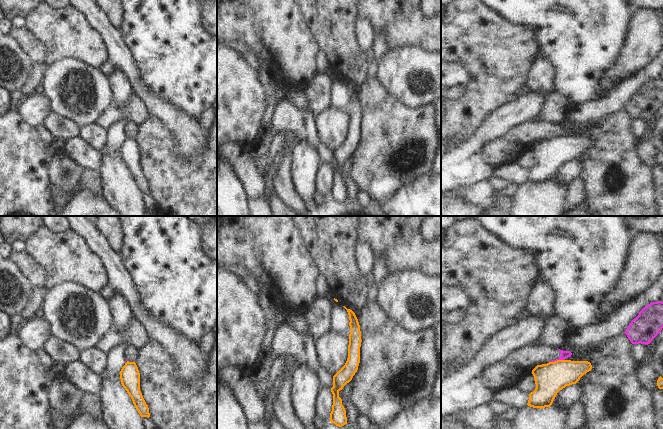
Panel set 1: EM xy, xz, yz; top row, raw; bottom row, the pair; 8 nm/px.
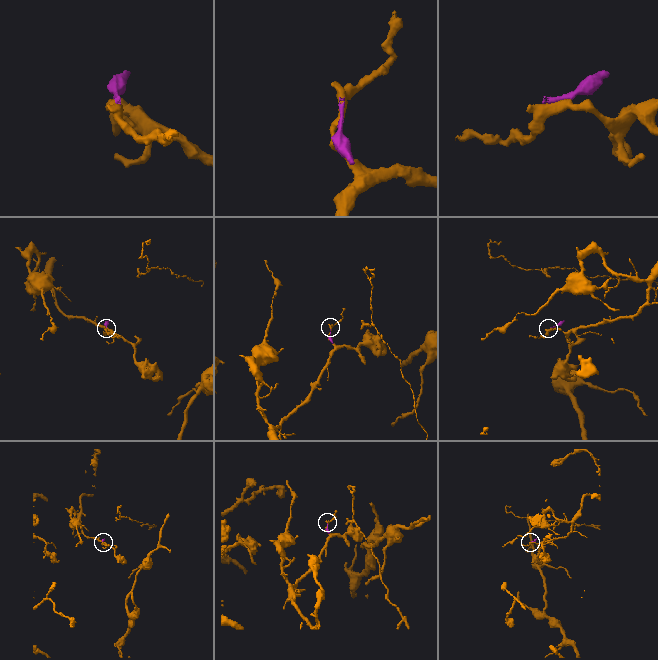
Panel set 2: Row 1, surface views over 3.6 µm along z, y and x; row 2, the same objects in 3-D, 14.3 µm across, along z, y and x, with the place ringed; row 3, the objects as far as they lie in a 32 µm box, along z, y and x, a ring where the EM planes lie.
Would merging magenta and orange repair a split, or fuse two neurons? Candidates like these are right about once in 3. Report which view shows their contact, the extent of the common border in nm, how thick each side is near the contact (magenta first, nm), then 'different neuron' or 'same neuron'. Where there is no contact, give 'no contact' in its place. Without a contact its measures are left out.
yz | 110 nm | 60/240 nm | different neuron

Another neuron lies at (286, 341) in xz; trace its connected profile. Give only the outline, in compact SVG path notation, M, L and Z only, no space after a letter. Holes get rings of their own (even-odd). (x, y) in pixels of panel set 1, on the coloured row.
M280 326L275 330L271 343L274 358L288 356L293 358L298 366L310 366L319 377L323 387L333 387L333 376L322 368L316 356L314 339L307 333L297 332L290 326Z

